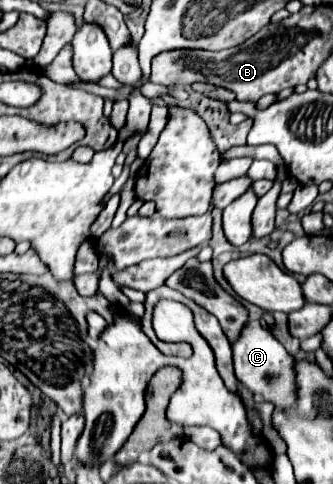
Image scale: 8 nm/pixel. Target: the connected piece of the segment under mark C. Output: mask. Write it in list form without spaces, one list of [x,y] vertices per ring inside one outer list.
[[[249,320],[239,334],[239,340],[231,344],[233,368],[237,380],[247,386],[253,394],[261,394],[267,402],[275,406],[289,408],[295,404],[295,370],[293,356],[283,348],[283,344],[259,324],[259,320]]]

